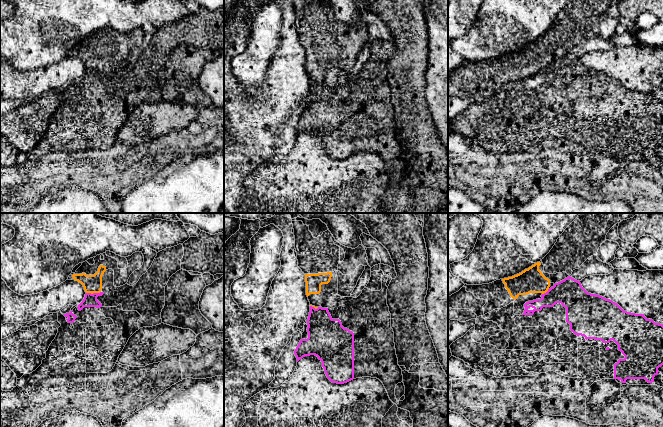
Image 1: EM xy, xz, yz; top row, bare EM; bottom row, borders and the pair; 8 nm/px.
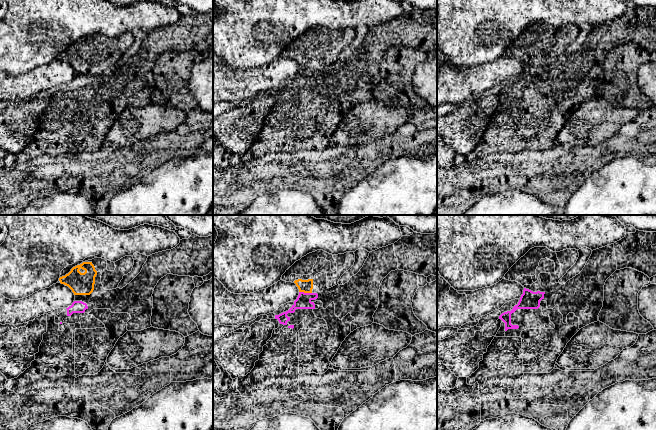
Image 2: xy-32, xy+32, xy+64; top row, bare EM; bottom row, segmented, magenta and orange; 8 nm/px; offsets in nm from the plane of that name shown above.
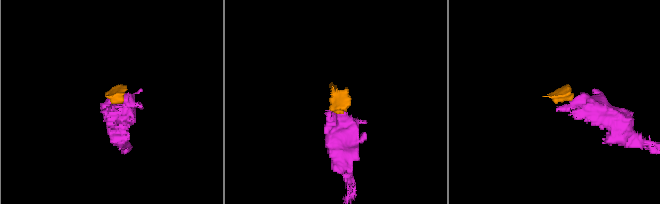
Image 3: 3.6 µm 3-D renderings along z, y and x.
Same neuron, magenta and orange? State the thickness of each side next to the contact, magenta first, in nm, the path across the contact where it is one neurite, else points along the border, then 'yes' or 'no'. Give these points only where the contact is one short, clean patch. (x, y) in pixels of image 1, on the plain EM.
110 nm thick on the magenta side, 140 nm on the other; border along xy (100, 67), (86, 69); no

